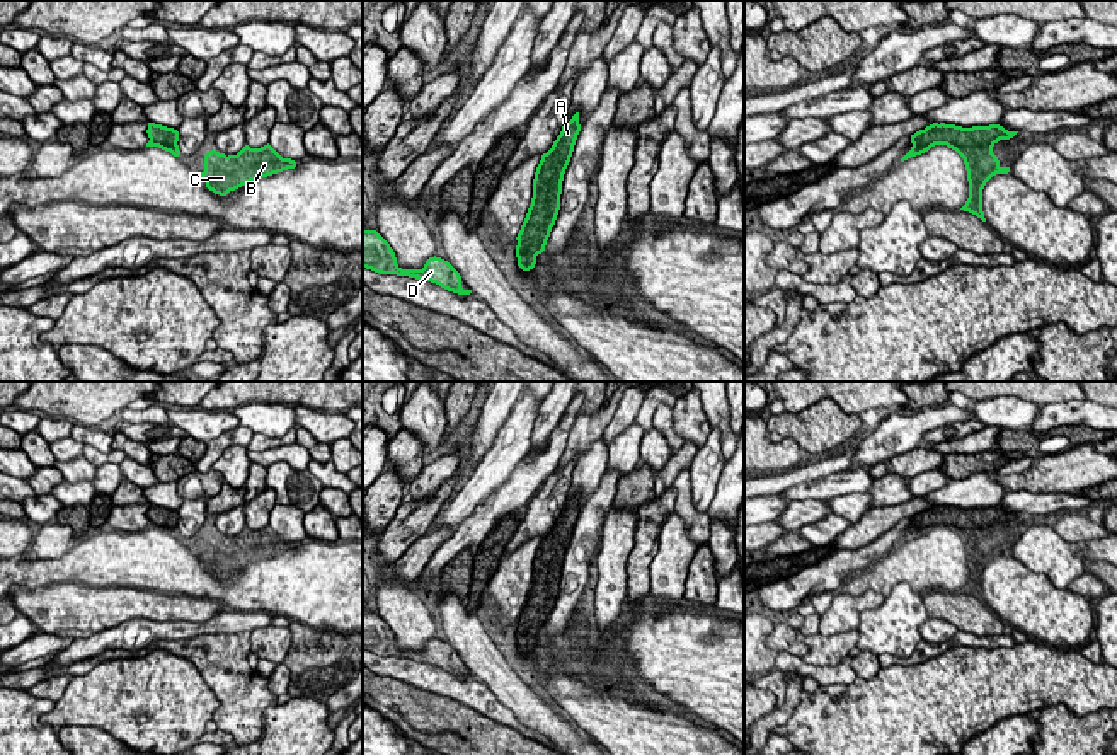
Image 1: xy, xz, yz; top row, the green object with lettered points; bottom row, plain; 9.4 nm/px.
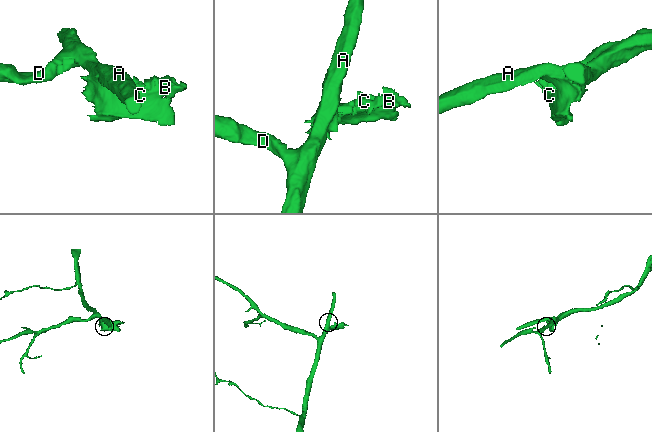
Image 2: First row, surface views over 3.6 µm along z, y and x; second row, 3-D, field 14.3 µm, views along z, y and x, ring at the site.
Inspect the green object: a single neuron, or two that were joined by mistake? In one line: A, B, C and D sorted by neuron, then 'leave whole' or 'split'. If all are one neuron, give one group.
groups A B C D; leave whole

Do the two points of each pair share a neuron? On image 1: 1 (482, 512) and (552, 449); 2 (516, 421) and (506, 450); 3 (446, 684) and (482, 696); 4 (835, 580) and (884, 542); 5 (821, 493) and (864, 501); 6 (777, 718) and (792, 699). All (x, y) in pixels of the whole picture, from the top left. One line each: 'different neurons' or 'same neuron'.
1: same neuron
2: same neuron
3: same neuron
4: same neuron
5: different neurons
6: same neuron

